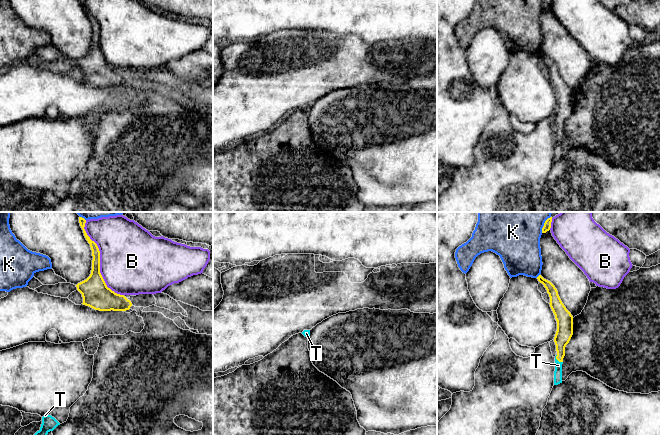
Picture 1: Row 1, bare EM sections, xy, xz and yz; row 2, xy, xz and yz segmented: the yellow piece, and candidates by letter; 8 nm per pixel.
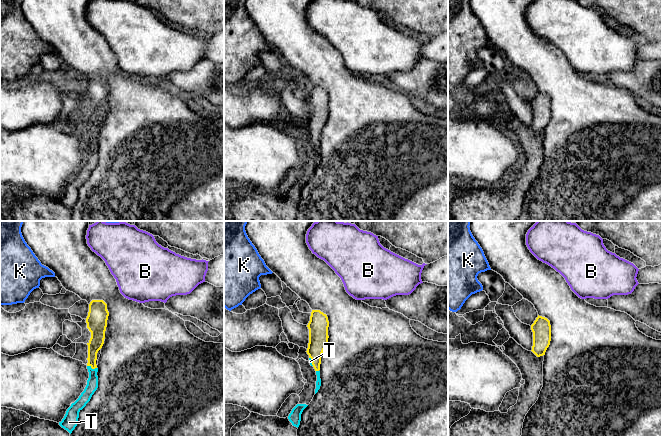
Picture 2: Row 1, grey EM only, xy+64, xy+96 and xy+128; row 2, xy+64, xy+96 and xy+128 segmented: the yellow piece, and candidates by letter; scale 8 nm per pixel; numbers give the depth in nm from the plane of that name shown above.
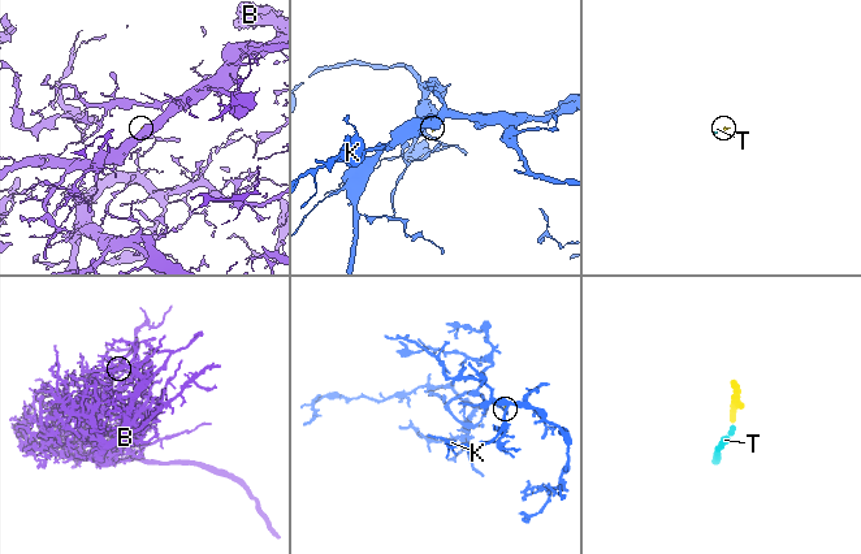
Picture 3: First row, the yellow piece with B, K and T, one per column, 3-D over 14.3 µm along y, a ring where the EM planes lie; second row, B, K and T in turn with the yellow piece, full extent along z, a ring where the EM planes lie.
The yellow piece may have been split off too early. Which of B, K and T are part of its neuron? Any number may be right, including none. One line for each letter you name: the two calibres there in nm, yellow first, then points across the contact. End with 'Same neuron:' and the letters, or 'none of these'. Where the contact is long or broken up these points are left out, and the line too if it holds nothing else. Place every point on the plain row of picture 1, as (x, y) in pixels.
T: 130 nm thick on the yellow side, 60 nm on the other; runs through yz (564, 108), (558, 136), (558, 141)
Same neuron: T

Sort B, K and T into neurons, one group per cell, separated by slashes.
B / K / T

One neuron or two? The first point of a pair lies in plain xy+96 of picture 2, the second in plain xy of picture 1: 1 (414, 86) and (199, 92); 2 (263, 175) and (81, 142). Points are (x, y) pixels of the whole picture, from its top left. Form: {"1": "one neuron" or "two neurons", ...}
{"1": "two neurons", "2": "one neuron"}

